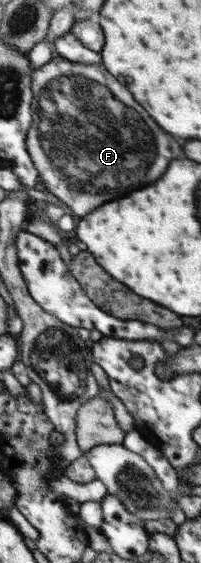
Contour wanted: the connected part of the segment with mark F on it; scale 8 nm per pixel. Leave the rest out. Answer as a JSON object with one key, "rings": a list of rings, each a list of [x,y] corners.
{"rings":[[[57,56],[37,69],[32,90],[36,96],[32,110],[35,119],[28,132],[28,149],[40,172],[40,182],[51,199],[61,200],[79,217],[113,200],[107,196],[109,190],[119,200],[123,194],[157,180],[169,160],[185,158],[181,140],[163,132],[131,98],[127,88],[107,74],[99,63],[85,65]]]}

